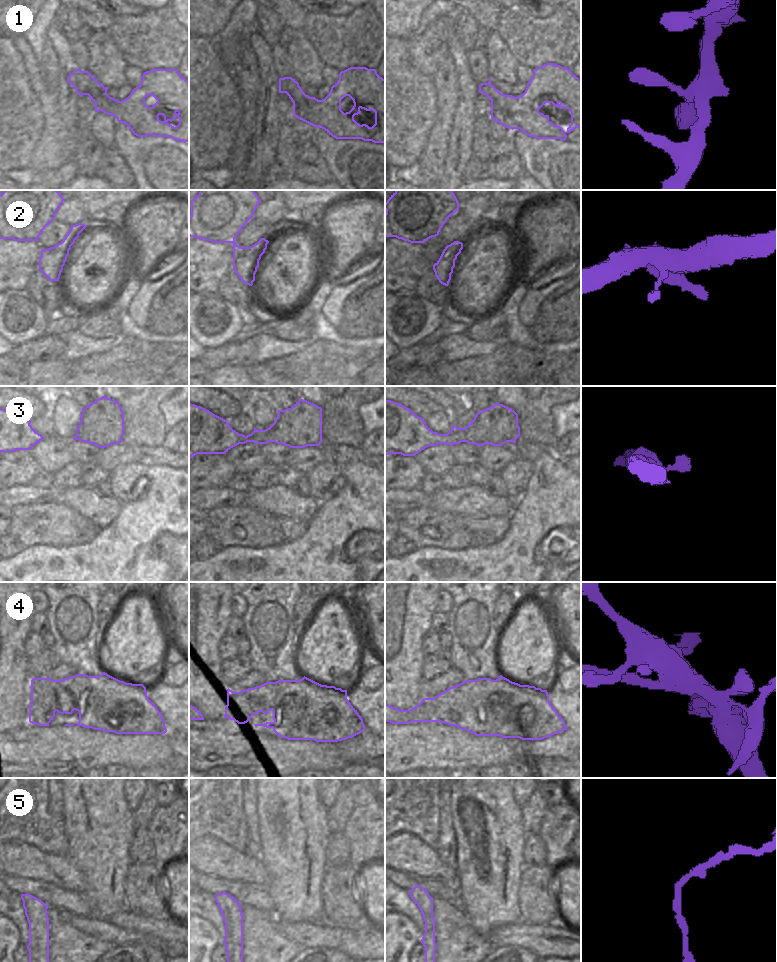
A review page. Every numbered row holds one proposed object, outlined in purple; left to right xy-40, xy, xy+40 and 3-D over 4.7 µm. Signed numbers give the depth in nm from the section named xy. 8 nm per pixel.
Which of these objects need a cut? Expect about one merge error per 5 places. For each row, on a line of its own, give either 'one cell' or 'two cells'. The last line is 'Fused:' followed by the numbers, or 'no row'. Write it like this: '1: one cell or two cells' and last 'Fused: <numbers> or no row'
1: one cell
2: one cell
3: one cell
4: two cells
5: one cell
Fused: 4

